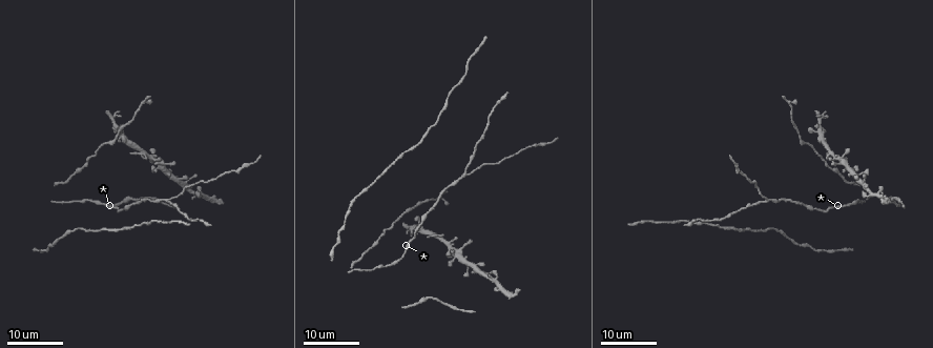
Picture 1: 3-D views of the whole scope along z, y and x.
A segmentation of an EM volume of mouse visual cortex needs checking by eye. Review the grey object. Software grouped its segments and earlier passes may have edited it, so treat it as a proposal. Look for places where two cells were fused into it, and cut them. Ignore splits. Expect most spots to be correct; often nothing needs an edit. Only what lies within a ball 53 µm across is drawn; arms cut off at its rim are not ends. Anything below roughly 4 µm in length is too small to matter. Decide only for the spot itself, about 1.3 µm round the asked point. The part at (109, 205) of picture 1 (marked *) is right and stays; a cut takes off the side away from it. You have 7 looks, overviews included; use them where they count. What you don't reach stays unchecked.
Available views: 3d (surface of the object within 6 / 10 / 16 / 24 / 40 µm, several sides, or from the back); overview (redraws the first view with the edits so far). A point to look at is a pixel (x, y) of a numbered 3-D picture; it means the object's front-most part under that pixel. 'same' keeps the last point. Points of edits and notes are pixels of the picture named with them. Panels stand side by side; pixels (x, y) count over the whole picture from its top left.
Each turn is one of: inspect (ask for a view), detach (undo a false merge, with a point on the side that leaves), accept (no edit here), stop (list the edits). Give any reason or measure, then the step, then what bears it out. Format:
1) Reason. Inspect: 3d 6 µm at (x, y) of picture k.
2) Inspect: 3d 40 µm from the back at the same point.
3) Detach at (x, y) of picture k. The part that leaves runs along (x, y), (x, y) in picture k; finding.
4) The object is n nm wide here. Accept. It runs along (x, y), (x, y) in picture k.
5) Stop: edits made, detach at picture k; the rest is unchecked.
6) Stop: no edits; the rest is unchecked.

Three-way junction. Inspect: 3d 16 µm at (466, 174) of picture 1.

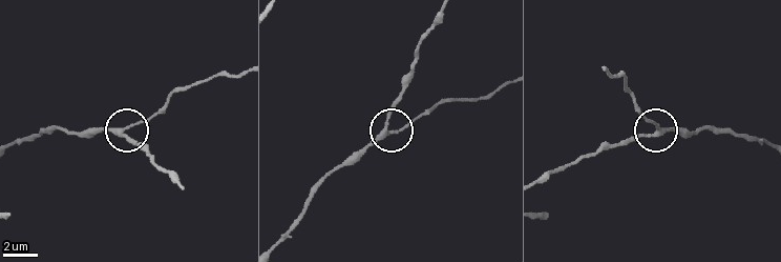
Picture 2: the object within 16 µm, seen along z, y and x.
Inspect: 3d 6 µm at (120, 135) of picture 2.

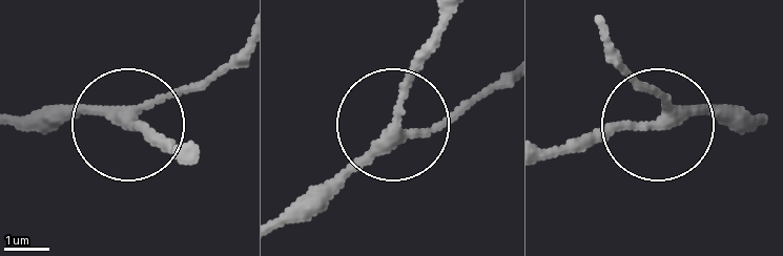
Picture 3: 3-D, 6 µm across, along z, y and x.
3 arms meet here. Accept. It runs along (764, 114), (662, 119), (662, 100), (621, 50) in picture 3; one cell here.

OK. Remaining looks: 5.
Inspect: 3d 16 µm at (121, 131) of picture 1.

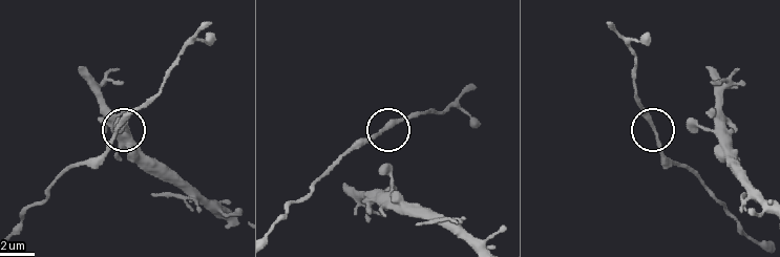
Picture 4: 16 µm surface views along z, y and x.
Closer look. Inspect: 3d 10 µm at (120, 126) of picture 4.

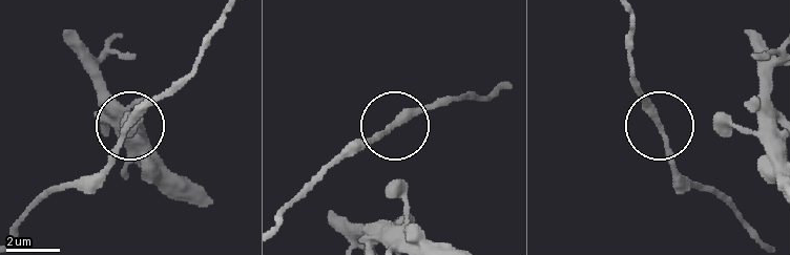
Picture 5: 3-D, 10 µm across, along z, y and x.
The side arm is 10 µm long. Accept. Continuous, no second cell.

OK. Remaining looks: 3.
Inspect: 3d 24 µm at (673, 221) of picture 1.

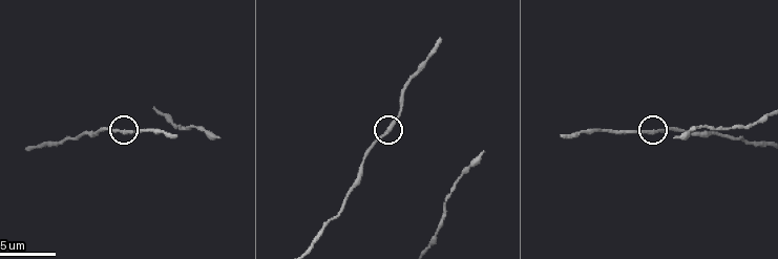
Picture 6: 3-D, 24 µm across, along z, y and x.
Inspect: 3d 10 µm at (655, 131) of picture 6.

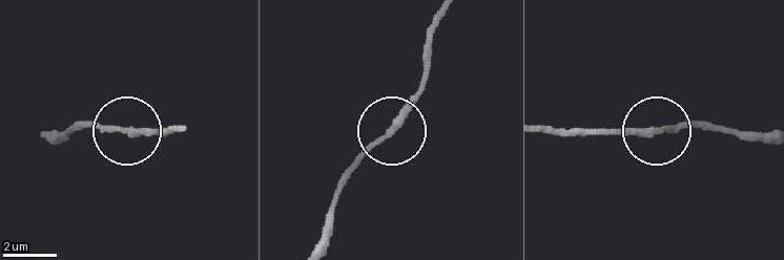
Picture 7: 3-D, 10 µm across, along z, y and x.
Accept. All the same cell.

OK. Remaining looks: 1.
Stop: no edits; the rest is unchecked.

